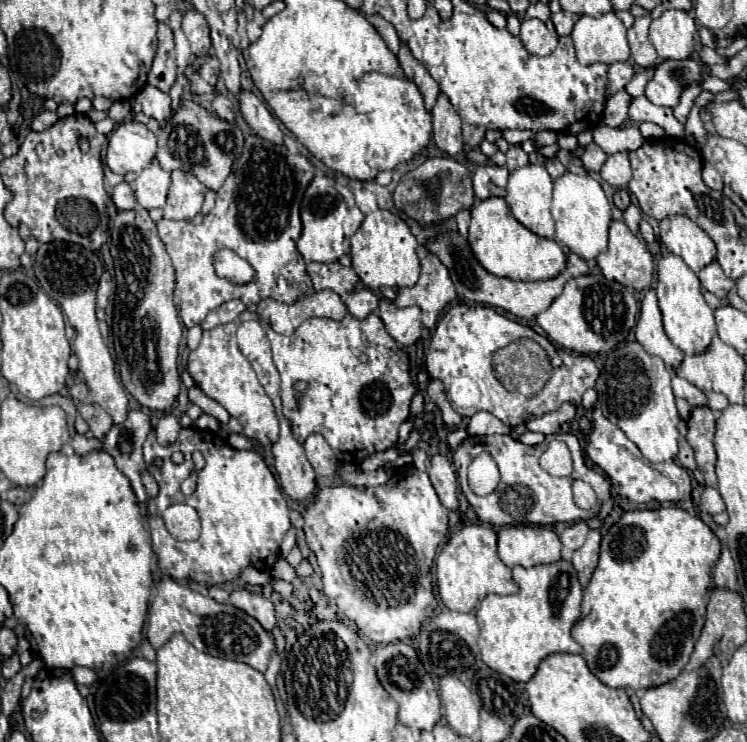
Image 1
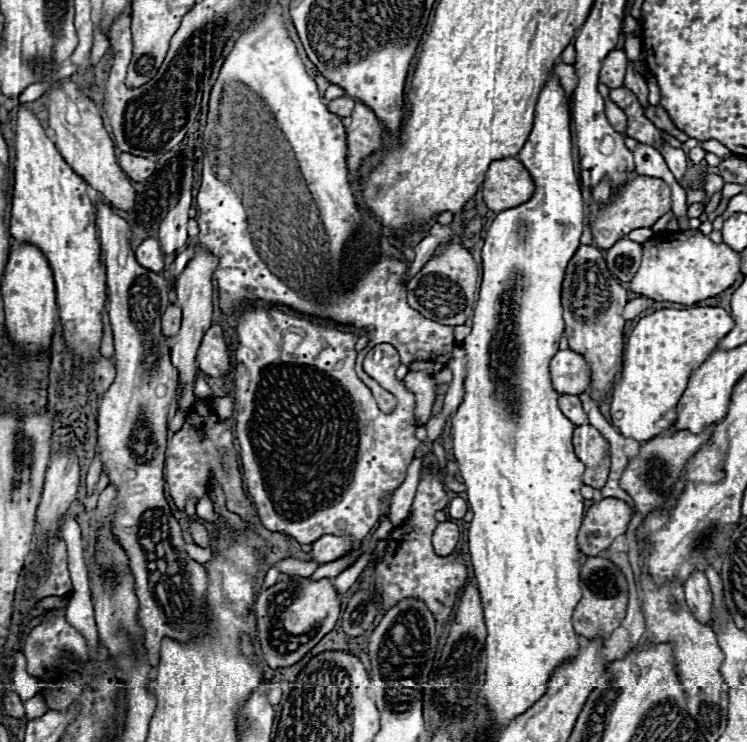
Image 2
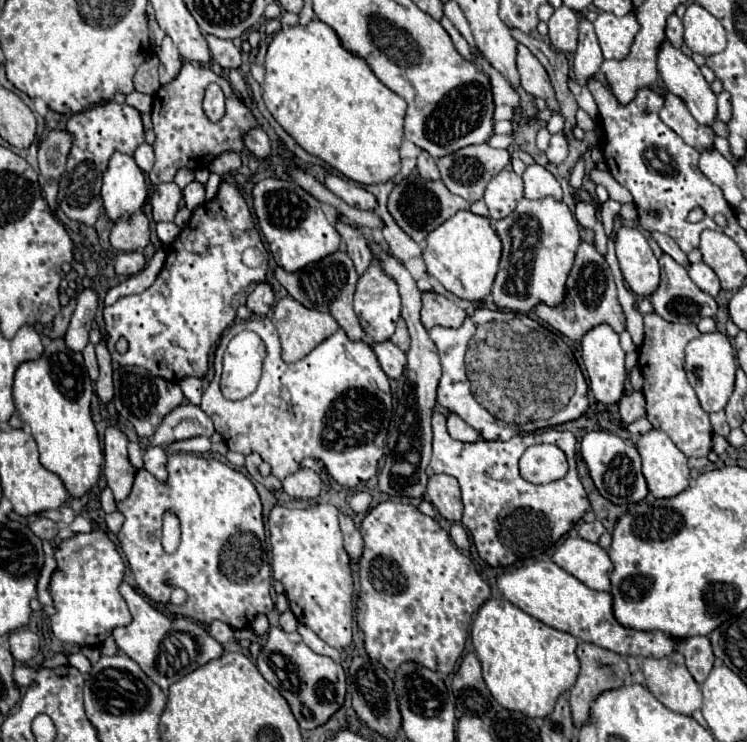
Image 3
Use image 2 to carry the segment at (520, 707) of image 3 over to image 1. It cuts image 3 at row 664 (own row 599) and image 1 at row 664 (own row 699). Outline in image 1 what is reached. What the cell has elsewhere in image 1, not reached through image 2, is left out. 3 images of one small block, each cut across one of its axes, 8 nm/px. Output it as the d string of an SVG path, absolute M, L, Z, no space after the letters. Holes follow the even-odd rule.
M566 560L534 568L516 566L512 572L520 592L510 596L488 594L476 610L480 624L478 648L488 668L514 682L528 682L536 674L540 662L550 654L582 654L582 646L576 646L570 634L572 626L582 616L582 586L576 578L576 570Z

